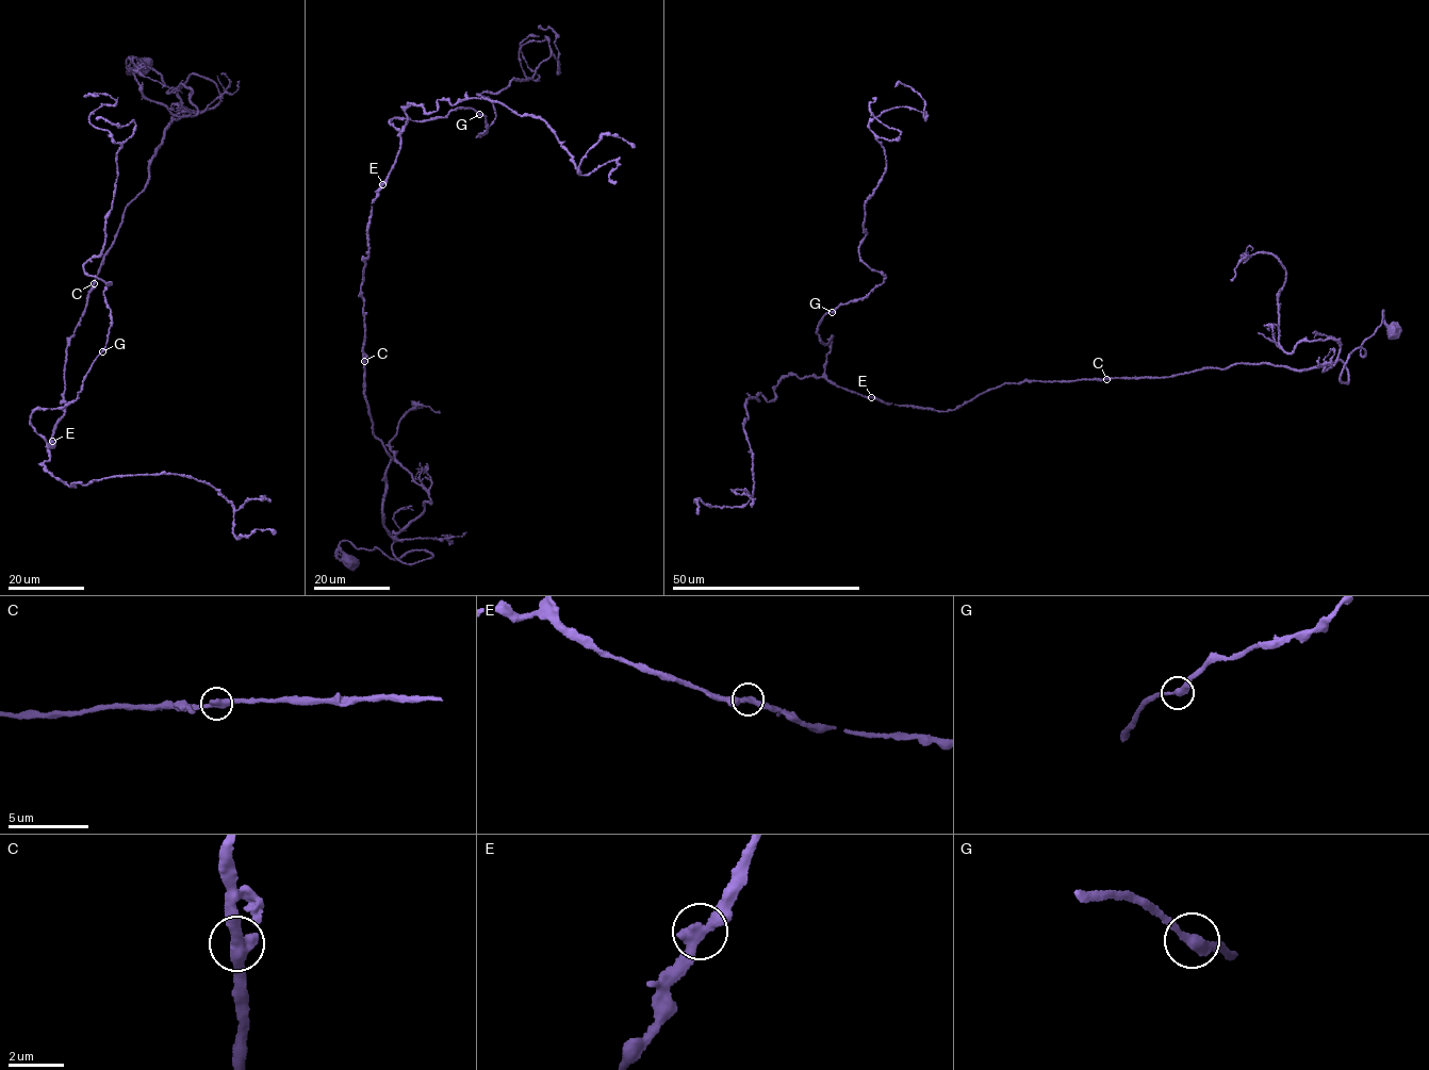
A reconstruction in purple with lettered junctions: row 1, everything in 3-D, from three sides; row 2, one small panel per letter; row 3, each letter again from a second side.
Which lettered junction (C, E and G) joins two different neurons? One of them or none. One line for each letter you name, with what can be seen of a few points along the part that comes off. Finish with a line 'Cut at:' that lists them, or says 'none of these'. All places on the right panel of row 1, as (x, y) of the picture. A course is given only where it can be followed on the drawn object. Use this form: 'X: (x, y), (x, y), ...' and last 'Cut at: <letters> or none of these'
Cut at: none of these

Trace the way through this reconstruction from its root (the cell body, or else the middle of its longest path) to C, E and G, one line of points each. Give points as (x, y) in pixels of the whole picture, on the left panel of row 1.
C: (143, 66), (127, 60), (175, 89), (193, 73), (212, 80), (219, 102), (201, 111), (179, 103), (94, 283)
E: (143, 66), (127, 60), (175, 89), (212, 80), (219, 102), (179, 103), (126, 209), (65, 350), (52, 441)
G: (143, 66), (219, 102), (179, 103), (126, 209), (52, 448), (31, 414), (103, 351)

